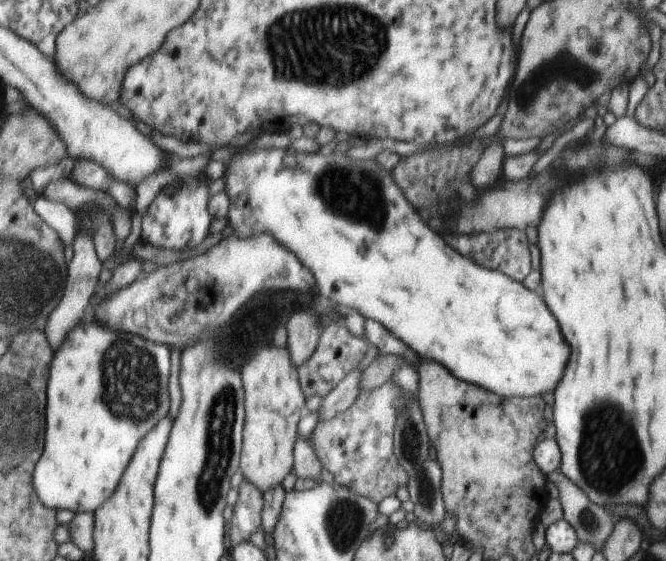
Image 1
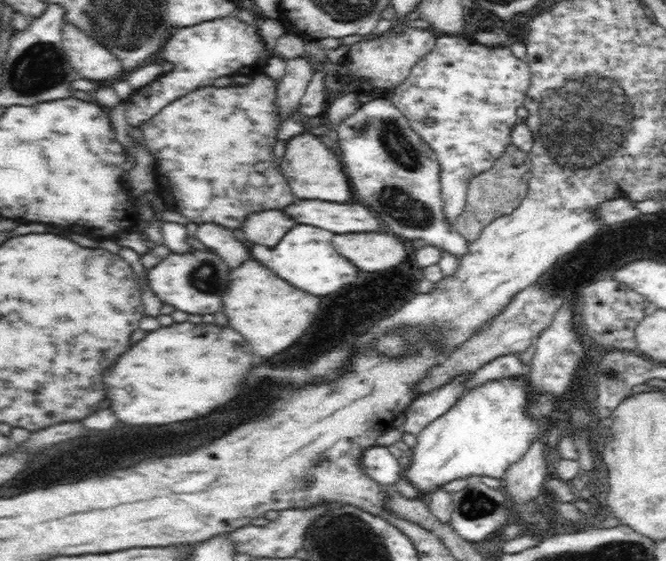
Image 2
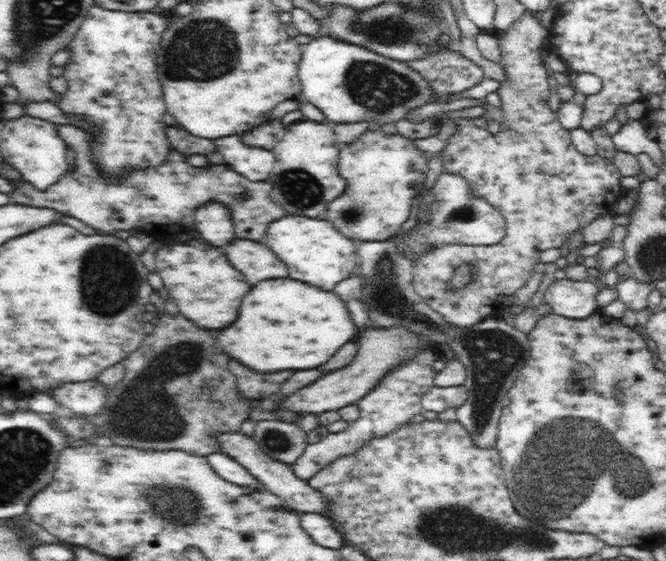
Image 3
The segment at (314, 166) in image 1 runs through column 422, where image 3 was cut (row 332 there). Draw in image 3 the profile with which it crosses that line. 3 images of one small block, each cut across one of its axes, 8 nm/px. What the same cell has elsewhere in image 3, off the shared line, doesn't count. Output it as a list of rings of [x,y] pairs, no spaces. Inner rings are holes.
[[[290,278],[264,280],[242,300],[238,320],[218,330],[215,348],[228,358],[236,358],[256,372],[304,370],[330,360],[342,344],[354,340],[358,328],[346,312],[346,304],[334,292],[322,292],[310,284]]]

